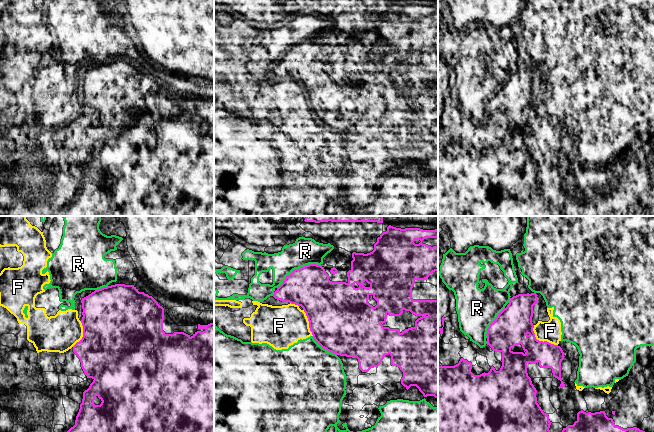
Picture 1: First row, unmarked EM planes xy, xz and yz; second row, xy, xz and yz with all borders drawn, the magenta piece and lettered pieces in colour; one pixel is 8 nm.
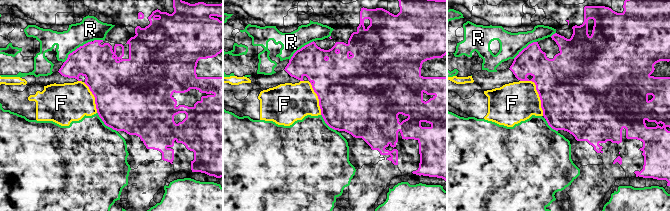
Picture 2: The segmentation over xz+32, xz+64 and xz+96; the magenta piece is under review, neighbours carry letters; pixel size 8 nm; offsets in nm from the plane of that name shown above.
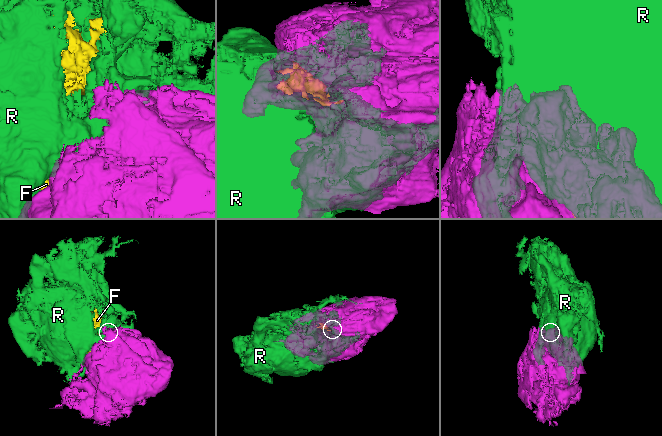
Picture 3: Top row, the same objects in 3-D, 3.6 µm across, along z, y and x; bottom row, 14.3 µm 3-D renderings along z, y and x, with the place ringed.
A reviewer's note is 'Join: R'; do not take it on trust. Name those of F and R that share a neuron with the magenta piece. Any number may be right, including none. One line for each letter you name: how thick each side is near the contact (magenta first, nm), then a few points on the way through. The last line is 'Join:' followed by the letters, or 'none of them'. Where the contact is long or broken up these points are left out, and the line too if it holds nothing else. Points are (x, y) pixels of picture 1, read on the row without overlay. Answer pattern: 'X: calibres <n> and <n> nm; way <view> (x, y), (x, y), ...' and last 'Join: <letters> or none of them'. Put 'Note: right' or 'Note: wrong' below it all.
Join: none of them
Note: wrong

